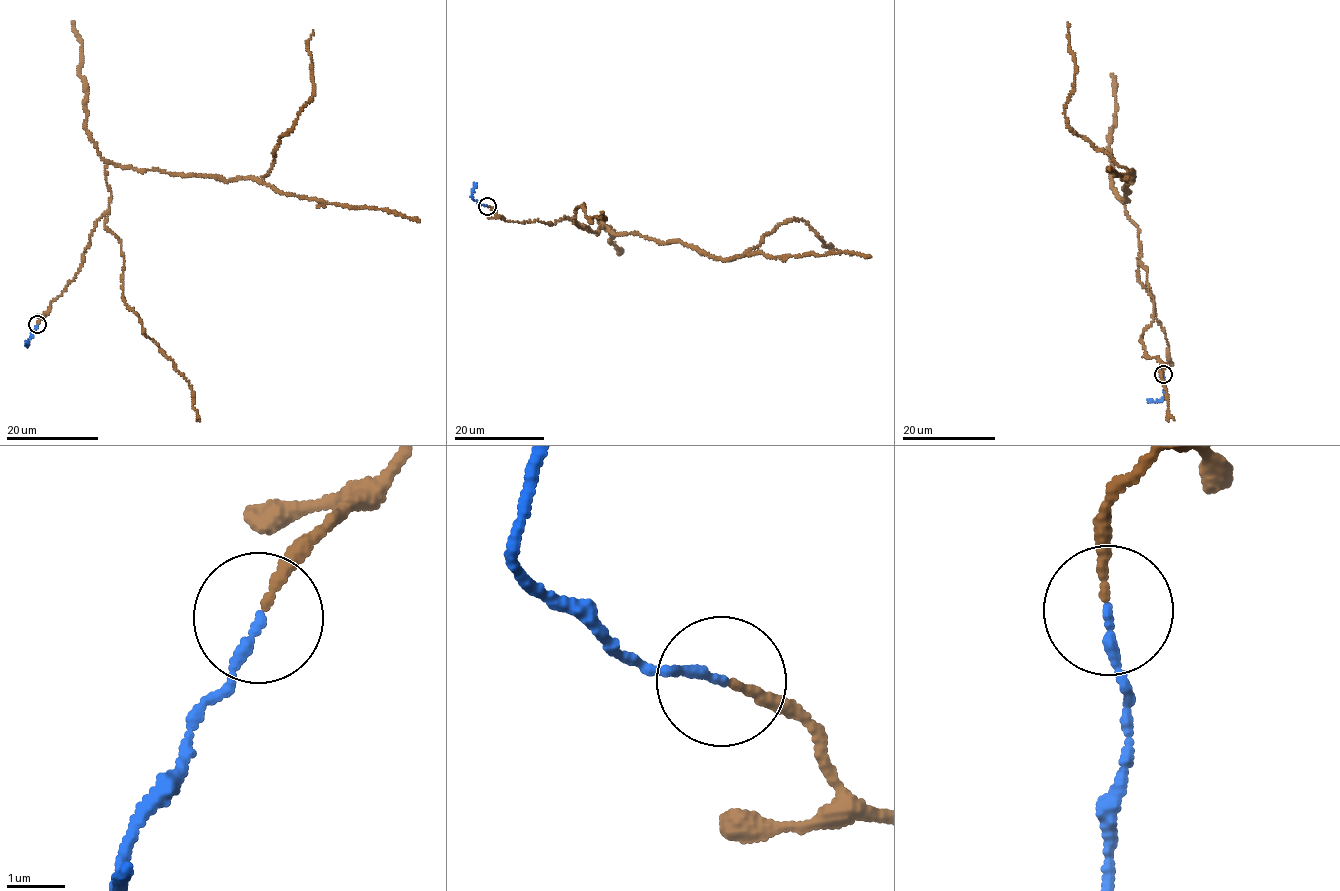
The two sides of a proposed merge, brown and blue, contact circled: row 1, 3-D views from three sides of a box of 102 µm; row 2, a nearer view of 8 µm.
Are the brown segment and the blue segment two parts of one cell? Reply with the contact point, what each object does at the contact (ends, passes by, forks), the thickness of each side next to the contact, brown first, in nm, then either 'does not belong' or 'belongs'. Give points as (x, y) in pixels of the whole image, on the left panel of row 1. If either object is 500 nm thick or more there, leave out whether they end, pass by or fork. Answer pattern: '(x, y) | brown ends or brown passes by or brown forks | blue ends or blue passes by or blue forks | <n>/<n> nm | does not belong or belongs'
(37, 324) | brown ends | blue ends | 160/160 nm | belongs

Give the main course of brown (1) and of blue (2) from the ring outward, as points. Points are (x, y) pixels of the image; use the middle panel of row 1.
1: (488, 207), (507, 221), (565, 217), (597, 235), (605, 228), (681, 241), (722, 259), (801, 219), (842, 251)
2: (488, 206), (472, 197), (476, 182)

